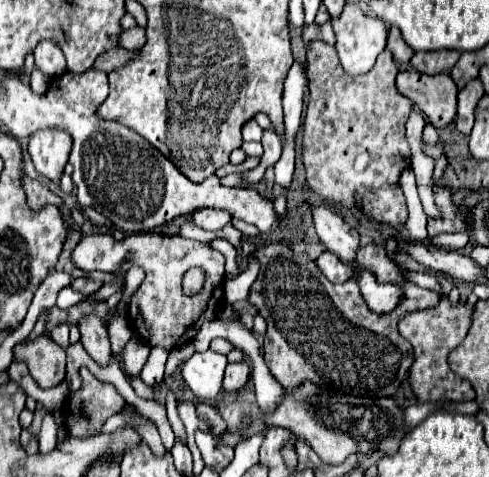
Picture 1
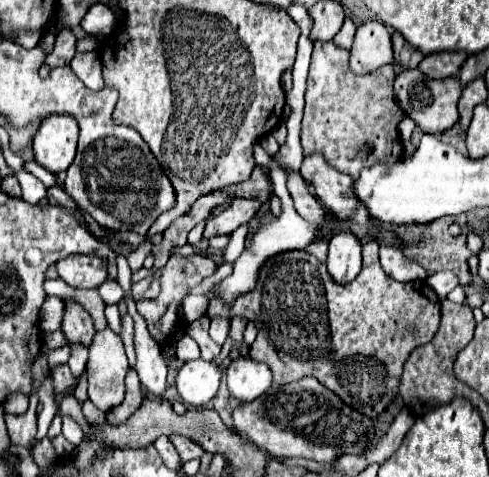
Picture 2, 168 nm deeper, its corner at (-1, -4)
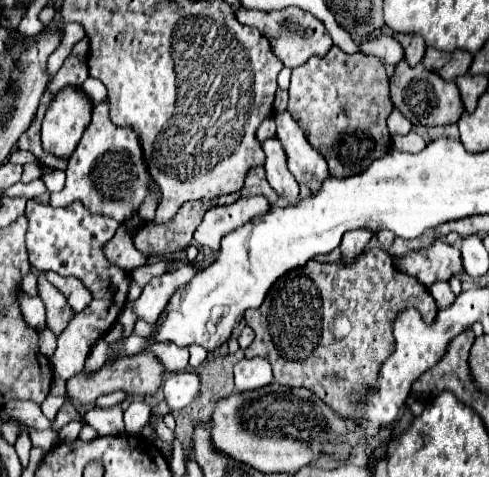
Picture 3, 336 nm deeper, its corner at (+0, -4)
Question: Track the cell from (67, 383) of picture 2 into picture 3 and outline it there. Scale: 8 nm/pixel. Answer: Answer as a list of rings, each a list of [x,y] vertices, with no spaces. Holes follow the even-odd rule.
[[[138,353],[132,357],[120,357],[116,361],[108,361],[104,363],[104,367],[100,367],[94,373],[78,373],[72,379],[66,381],[66,391],[68,391],[68,399],[78,401],[82,405],[94,403],[98,395],[116,391],[116,389],[124,389],[128,395],[148,395],[148,393],[156,393],[160,383],[164,377],[164,367],[158,363],[158,359],[152,353]]]

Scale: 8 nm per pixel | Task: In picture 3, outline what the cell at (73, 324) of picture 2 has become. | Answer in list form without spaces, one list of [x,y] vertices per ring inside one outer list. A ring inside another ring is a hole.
[[[44,275],[38,277],[38,293],[46,305],[46,327],[54,331],[54,335],[60,335],[76,313],[72,313],[68,299],[52,283],[48,283]]]

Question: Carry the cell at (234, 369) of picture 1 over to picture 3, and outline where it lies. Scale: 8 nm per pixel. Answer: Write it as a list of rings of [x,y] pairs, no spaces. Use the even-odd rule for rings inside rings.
[[[264,357],[242,359],[234,365],[234,383],[238,393],[260,389],[272,383],[272,369]]]

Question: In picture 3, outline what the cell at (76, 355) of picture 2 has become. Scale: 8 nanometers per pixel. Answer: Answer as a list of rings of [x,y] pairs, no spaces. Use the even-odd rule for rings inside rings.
[[[36,201],[36,205],[30,209],[26,205],[26,217],[30,221],[26,245],[32,267],[40,271],[52,269],[60,275],[76,275],[92,291],[90,305],[70,321],[68,329],[58,339],[56,353],[50,359],[54,375],[68,379],[84,369],[90,349],[112,327],[112,323],[116,321],[118,313],[126,303],[130,273],[106,261],[102,257],[102,251],[98,253],[98,249],[116,233],[120,223],[102,215],[92,215],[88,209],[84,209],[84,205],[80,205],[80,201],[68,207],[52,207]]]

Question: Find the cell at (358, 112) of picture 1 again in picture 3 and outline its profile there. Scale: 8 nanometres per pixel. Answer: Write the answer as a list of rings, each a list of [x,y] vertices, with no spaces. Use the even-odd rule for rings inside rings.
[[[332,47],[324,57],[310,57],[304,65],[292,69],[292,83],[290,83],[290,103],[288,111],[302,127],[306,139],[312,147],[320,149],[328,161],[332,177],[350,177],[364,171],[374,159],[388,153],[392,141],[390,131],[386,127],[388,115],[394,111],[390,99],[390,81],[384,71],[384,65],[376,57],[368,55],[348,55],[340,47]]]

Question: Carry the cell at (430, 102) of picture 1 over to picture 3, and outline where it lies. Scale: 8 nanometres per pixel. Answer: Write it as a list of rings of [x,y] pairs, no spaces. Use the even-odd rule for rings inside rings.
[[[400,61],[396,65],[396,71],[390,79],[390,97],[394,107],[414,125],[424,125],[424,127],[450,125],[450,123],[456,123],[464,113],[456,83],[444,81],[440,75],[428,71],[422,63],[416,67],[410,67],[406,61]]]

